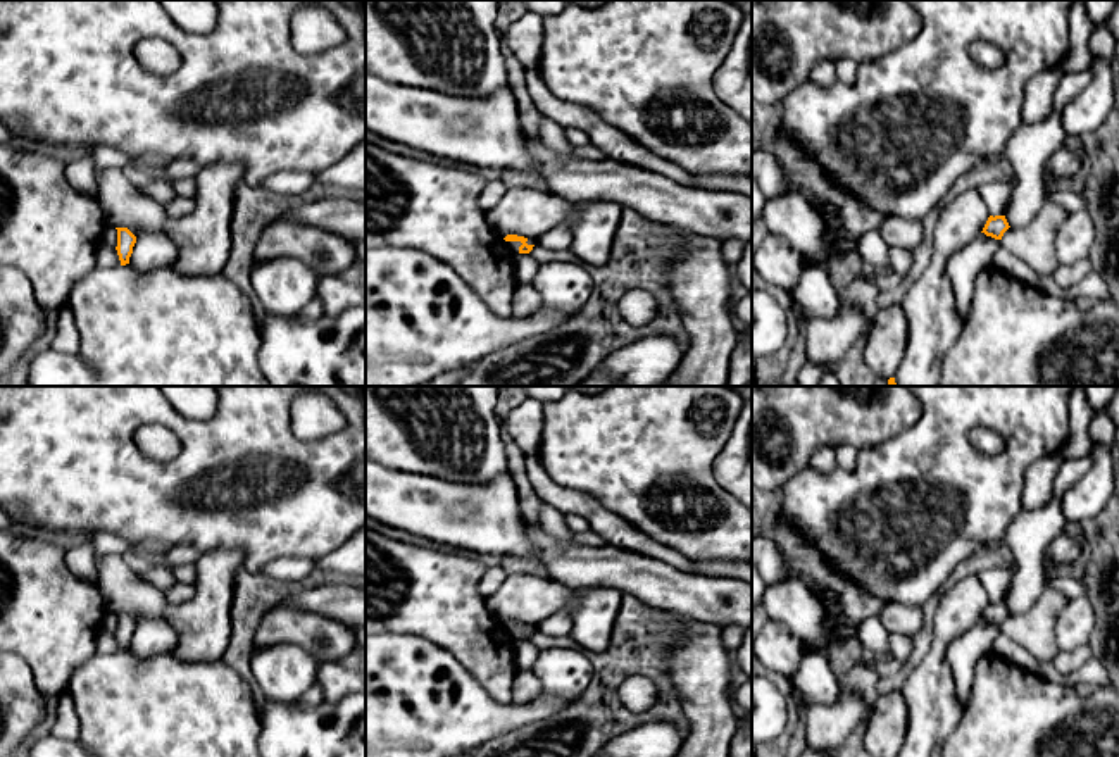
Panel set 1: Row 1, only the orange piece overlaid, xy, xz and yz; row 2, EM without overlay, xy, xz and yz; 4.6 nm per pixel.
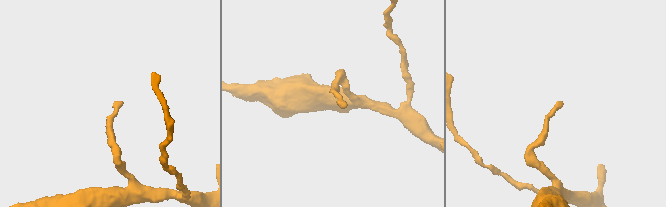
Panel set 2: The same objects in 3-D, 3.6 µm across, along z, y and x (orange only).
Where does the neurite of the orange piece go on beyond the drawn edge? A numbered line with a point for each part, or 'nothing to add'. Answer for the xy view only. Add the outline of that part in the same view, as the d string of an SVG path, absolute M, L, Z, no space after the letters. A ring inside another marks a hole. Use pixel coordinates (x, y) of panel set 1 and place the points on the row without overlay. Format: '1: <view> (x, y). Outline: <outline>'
nothing to add

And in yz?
nothing to add

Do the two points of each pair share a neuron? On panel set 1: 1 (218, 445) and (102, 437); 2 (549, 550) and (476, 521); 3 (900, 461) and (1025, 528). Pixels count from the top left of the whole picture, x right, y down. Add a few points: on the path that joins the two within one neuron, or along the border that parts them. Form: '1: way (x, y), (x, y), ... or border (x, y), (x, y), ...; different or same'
1: way (188, 473), (138, 473), (131, 466); same
2: border (526, 523), (525, 533), (538, 557); different
3: border (1021, 509), (1002, 540); different

